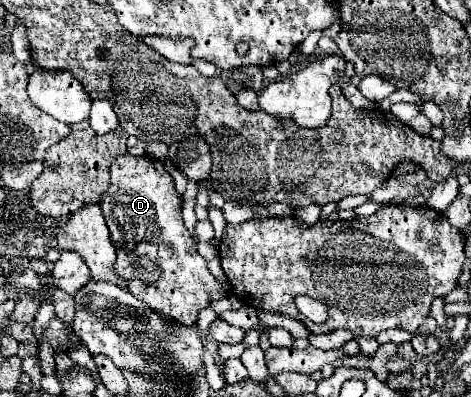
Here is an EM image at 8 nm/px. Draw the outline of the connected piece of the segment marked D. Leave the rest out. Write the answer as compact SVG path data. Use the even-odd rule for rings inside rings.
M133 155L117 157L111 165L111 187L101 209L111 231L111 241L117 249L115 271L125 279L131 277L129 291L137 299L165 317L193 325L197 313L207 307L209 301L223 297L217 279L209 273L207 261L197 253L197 243L189 237L183 225L181 199L175 191L173 177L161 161ZM139 245L145 251L143 257L135 251ZM163 285L167 285L167 289L163 289Z

